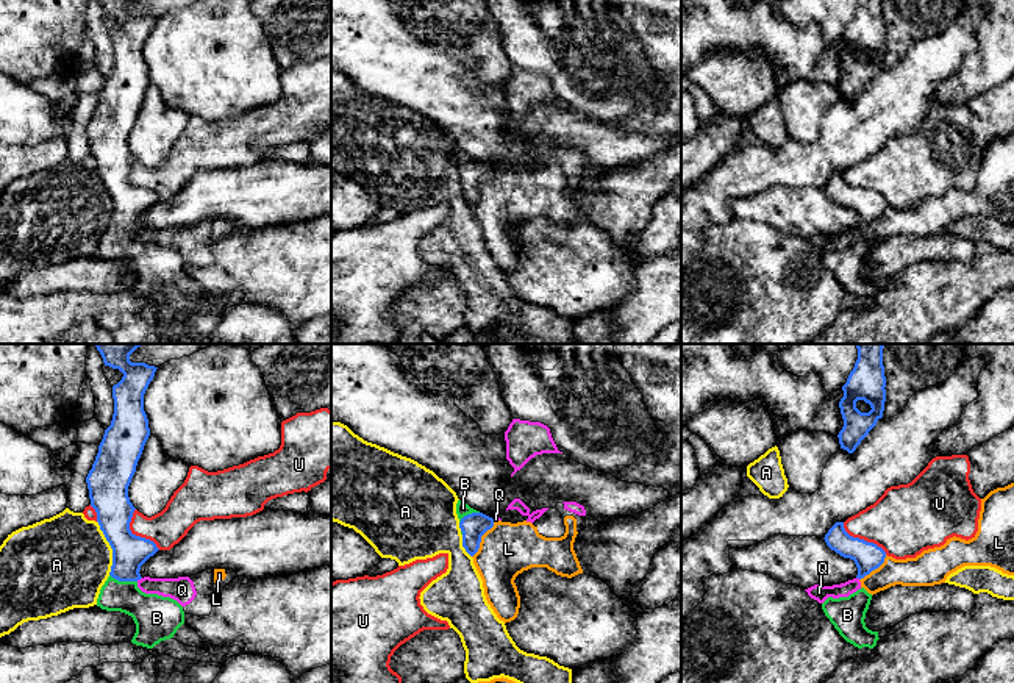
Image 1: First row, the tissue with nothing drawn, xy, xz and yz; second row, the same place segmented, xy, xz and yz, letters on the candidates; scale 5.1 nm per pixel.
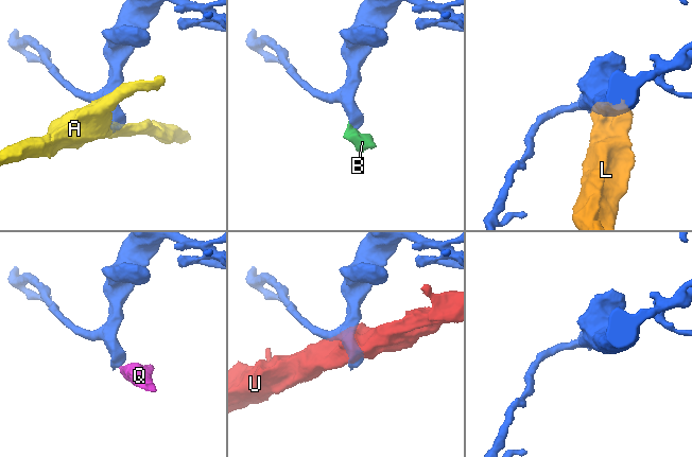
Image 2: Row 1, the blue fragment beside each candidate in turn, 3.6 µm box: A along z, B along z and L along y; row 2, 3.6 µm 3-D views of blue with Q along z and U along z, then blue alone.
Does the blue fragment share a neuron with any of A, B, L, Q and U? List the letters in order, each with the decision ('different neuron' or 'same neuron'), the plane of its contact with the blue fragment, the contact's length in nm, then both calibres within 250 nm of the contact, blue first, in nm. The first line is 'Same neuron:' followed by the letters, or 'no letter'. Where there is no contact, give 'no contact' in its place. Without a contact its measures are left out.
Same neuron: B
A: different neuron | xy | 280 nm | 190/460 nm
B: same neuron | xy | 150 nm | 180/220 nm
L: different neuron | xz | 220 nm | 130/280 nm
Q: different neuron | xy | 40 nm | 180/130 nm
U: different neuron | xy | 260 nm | 200/190 nm

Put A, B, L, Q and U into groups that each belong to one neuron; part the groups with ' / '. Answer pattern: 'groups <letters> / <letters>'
groups A / B / L Q / U

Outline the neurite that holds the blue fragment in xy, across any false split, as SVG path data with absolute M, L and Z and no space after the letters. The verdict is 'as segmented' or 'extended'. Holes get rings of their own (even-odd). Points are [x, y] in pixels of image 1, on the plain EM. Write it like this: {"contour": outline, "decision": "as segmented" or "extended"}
{"contour": "M98 0L105 16L119 19L123 27L112 36L114 64L105 80L98 103L86 127L91 156L97 172L112 198L112 216L100 239L97 256L120 261L133 267L136 283L133 294L153 299L173 288L184 274L183 256L158 244L145 244L137 238L141 216L159 198L150 189L130 180L134 156L128 136L137 111L150 86L144 61L144 44L158 17L131 13L134 0Z", "decision": "extended"}

